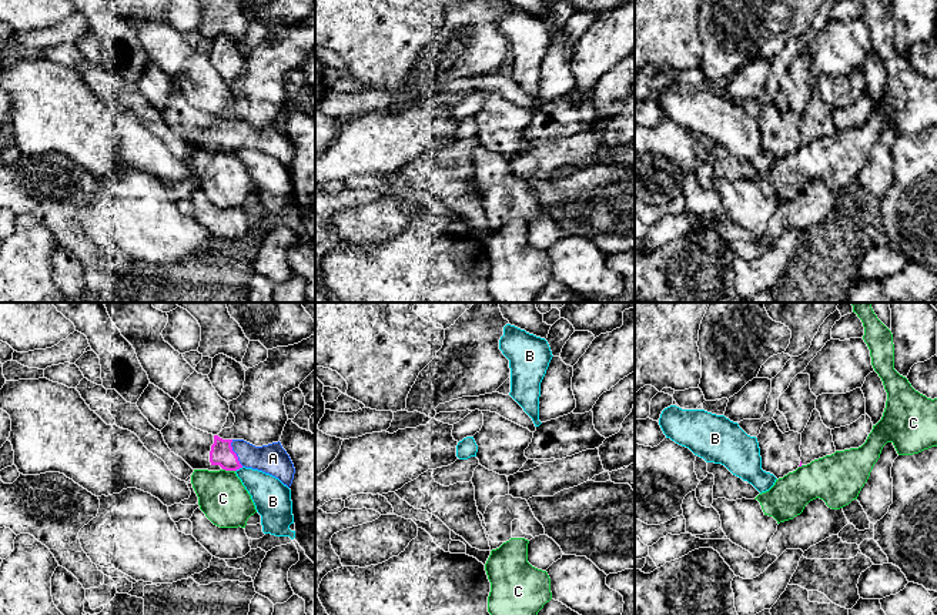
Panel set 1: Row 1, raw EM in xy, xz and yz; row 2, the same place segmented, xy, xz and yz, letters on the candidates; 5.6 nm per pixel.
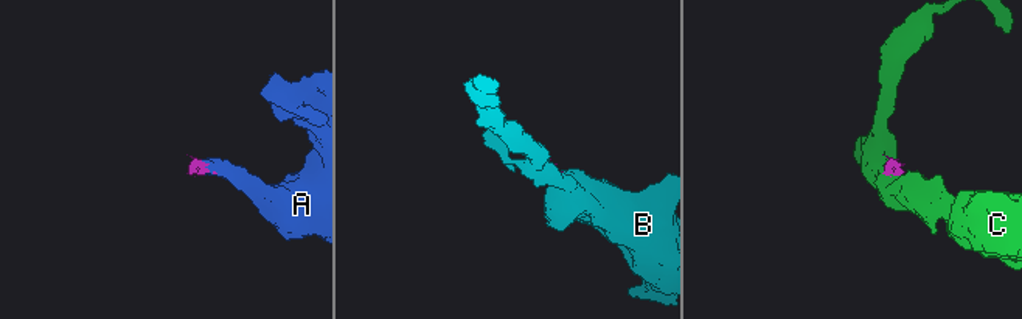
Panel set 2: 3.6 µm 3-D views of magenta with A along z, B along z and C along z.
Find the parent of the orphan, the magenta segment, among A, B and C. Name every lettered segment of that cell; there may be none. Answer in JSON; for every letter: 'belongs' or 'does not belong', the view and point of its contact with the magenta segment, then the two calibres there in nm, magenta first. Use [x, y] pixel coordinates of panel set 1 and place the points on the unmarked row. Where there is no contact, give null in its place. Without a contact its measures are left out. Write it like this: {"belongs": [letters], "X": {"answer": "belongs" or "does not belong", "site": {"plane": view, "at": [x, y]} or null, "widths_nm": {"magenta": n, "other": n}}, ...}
{"belongs": ["A"], "A": {"answer": "belongs", "site": {"plane": "xy", "at": [234, 133]}, "widths_nm": {"magenta": 130, "other": 170}}, "B": {"answer": "does not belong", "site": {"plane": "xy", "at": [238, 149]}, "widths_nm": {"magenta": 130, "other": 200}}, "C": {"answer": "does not belong", "site": {"plane": "xy", "at": [228, 150]}, "widths_nm": {"magenta": 130, "other": 280}}}

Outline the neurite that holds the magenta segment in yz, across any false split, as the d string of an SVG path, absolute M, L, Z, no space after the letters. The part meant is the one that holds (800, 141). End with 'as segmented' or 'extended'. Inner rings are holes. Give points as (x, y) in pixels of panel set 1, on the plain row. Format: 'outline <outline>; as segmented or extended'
outline M774 100L763 104L756 117L760 128L762 150L777 160L802 147L802 114L782 113Z; extended

